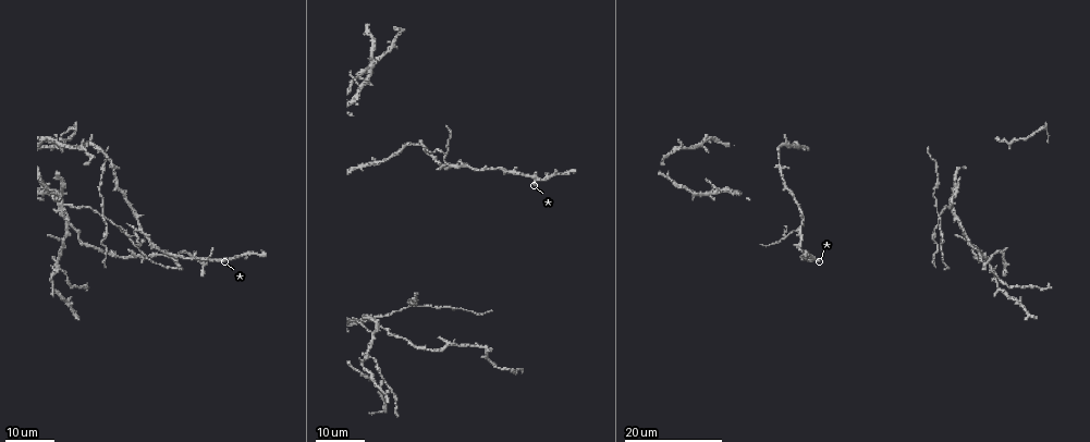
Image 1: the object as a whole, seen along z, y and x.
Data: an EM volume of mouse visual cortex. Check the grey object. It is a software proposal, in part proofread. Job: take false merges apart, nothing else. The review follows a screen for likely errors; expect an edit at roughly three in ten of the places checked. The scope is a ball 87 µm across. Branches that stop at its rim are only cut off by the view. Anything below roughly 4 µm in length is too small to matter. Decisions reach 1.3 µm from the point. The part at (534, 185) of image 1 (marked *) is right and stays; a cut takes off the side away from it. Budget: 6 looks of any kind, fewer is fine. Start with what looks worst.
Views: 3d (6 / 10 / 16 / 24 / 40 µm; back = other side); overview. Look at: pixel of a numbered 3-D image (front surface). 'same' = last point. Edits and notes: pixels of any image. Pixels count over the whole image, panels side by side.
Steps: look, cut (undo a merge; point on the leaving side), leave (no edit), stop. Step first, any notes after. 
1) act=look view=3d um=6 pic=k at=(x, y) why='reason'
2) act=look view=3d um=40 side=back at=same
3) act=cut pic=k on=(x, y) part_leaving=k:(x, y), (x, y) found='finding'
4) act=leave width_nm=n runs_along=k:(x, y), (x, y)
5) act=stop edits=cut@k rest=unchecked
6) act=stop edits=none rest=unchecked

act=look view=3d um=24 pic=1 at=(939, 216) why='two arms in line, one across'

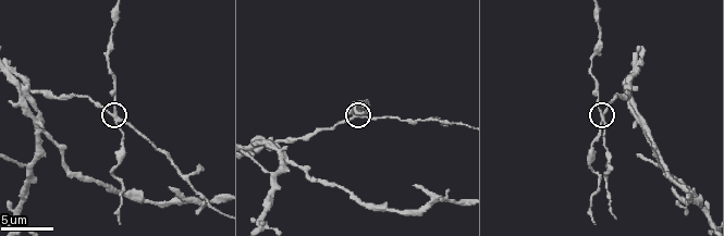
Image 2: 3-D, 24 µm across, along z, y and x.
act=look view=3d um=6 pic=2 at=(356, 118)

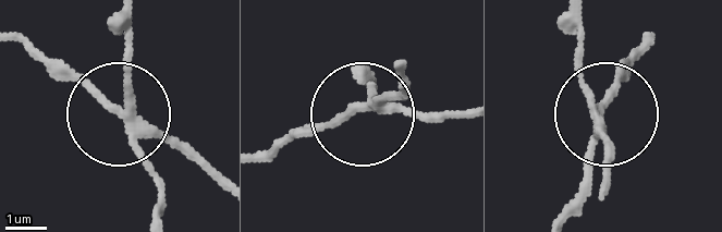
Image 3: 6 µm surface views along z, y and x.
act=cut pic=3 on=(130, 64) width_nm=210 part_leaving=3:(133, 121), (133, 10) found='two neurons meet here'

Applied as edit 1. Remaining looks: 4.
act=look view=3d um=6 pic=2 at=(19, 92) why='four arms meet'

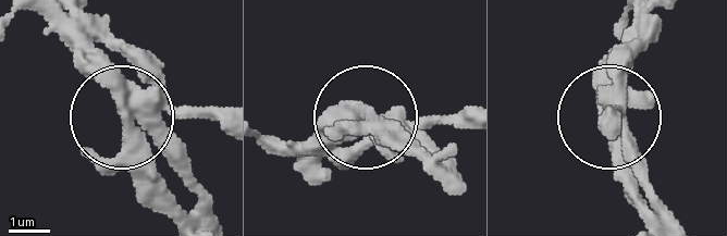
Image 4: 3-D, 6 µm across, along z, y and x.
act=look view=3d um=6 side=back pic=4 at=(130, 123)

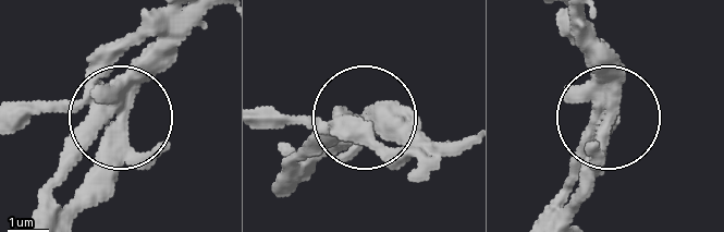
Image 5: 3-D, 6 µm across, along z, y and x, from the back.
act=leave found='continuous, no second neuron'

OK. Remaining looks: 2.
act=stop edits=cut@3 rest=unchecked

